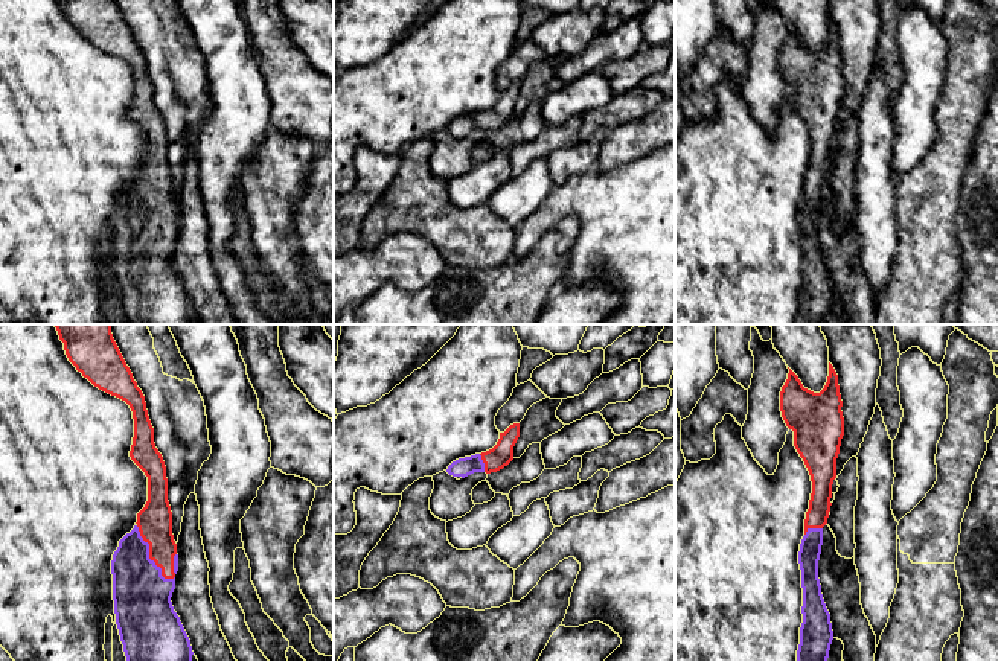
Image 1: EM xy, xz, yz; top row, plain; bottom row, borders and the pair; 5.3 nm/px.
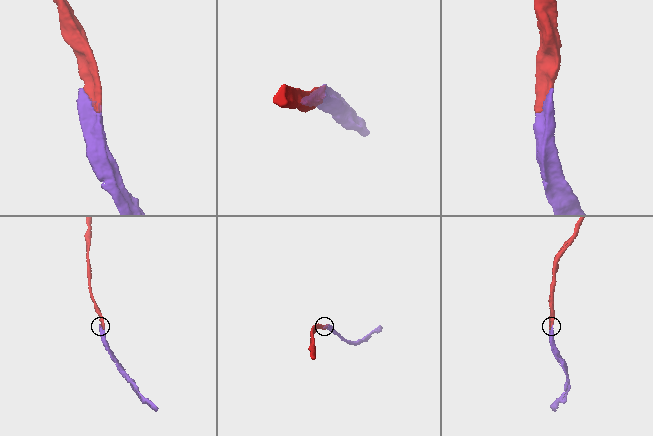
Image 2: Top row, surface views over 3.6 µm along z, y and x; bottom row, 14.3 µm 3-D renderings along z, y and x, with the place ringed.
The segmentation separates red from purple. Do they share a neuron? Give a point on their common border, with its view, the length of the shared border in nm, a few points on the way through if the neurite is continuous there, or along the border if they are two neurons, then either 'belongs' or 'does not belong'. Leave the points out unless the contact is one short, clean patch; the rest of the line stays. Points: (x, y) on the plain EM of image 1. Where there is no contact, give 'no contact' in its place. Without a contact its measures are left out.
xy (150, 215) | 340 nm | belongs

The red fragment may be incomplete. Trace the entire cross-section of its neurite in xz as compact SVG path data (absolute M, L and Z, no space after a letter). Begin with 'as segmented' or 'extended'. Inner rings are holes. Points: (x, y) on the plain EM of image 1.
extended | M520 82L510 84L504 91L500 91L497 104L481 113L459 117L453 120L446 131L453 136L468 136L474 131L497 131L513 119L513 105L520 96Z

